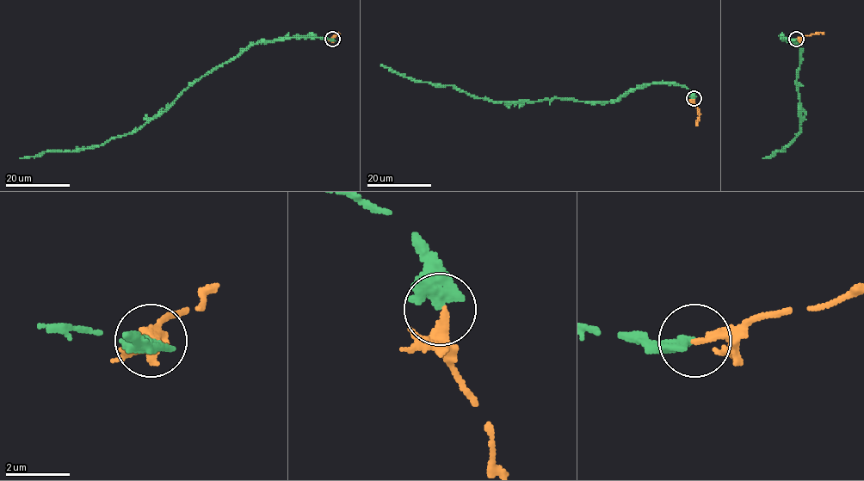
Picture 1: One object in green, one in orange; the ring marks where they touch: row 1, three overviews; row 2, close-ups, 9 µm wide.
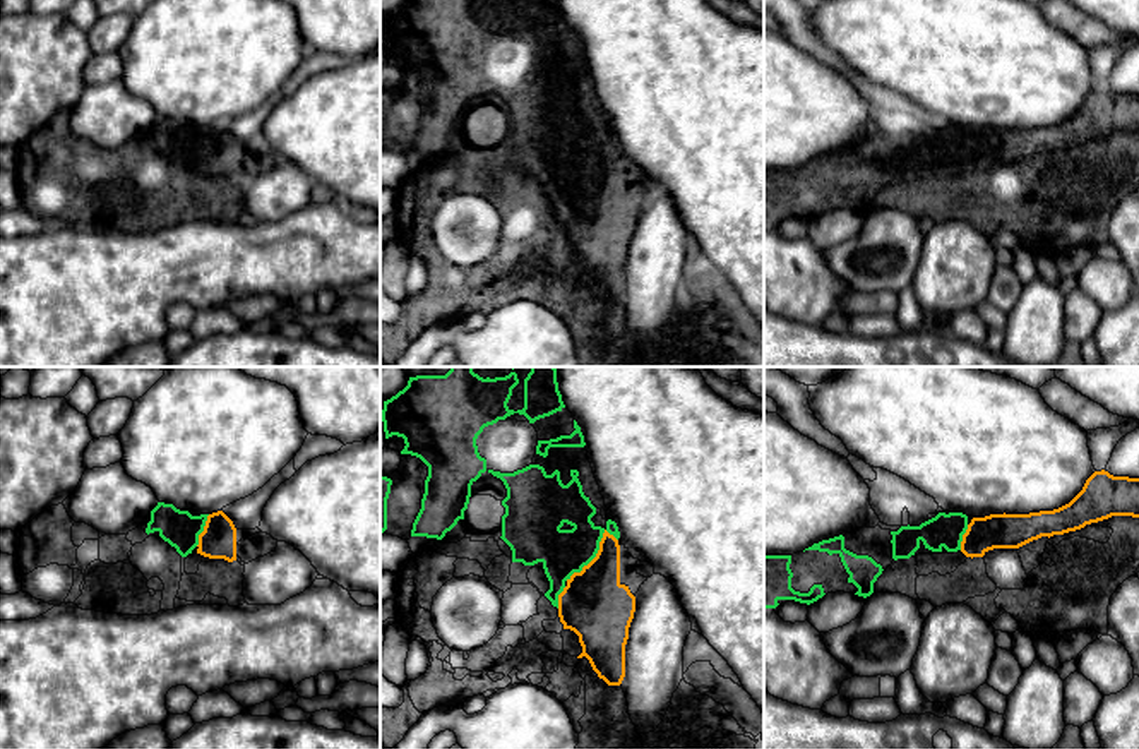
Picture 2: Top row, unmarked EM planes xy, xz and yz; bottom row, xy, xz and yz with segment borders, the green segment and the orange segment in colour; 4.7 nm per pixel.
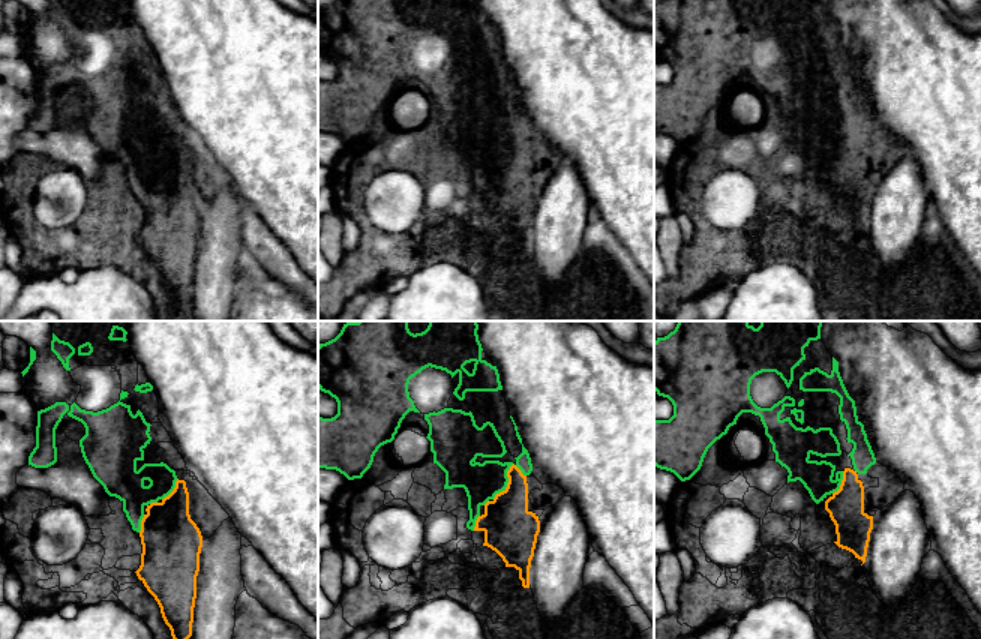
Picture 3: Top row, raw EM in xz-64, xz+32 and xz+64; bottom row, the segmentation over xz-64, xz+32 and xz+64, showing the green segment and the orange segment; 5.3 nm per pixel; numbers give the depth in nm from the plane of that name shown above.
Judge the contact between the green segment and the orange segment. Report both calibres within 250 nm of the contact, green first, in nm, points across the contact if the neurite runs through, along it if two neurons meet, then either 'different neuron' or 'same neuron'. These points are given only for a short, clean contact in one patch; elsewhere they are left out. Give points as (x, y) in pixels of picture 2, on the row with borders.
220/320 nm | across xz (562, 552), (596, 552), (595, 605) | same neuron

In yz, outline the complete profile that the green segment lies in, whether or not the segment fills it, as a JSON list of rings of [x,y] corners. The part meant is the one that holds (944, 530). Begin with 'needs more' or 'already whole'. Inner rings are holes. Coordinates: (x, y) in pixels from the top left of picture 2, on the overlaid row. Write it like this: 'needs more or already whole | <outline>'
needs more | [[[1094,471],[1084,483],[1082,490],[1065,506],[1053,511],[1029,514],[990,514],[985,518],[968,519],[963,512],[939,512],[935,518],[920,526],[901,526],[892,535],[892,559],[909,559],[923,543],[932,552],[957,552],[966,557],[983,557],[993,548],[1019,548],[1041,536],[1064,535],[1084,528],[1086,524],[1108,519],[1112,516],[1139,518],[1139,478],[1113,476],[1108,471]]]

